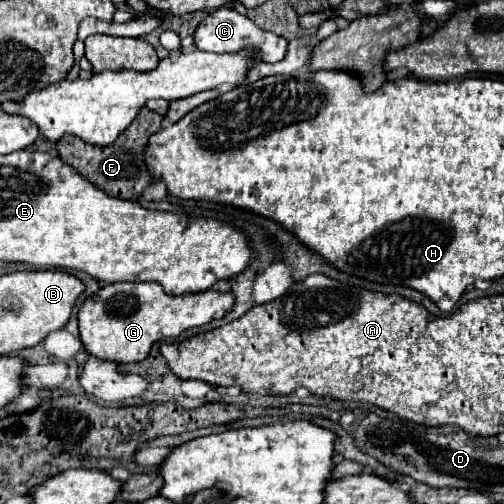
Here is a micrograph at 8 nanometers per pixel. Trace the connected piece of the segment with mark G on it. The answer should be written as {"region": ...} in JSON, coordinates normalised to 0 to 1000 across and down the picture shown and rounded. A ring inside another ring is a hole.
{"region":[[[230,560],[210,563],[190,587],[175,591],[159,619],[159,671],[167,690],[198,710],[238,722],[282,718],[298,706],[302,683],[321,671],[345,671],[373,651],[444,631],[464,611],[460,579],[405,575],[393,583],[337,587],[313,560]]]}

